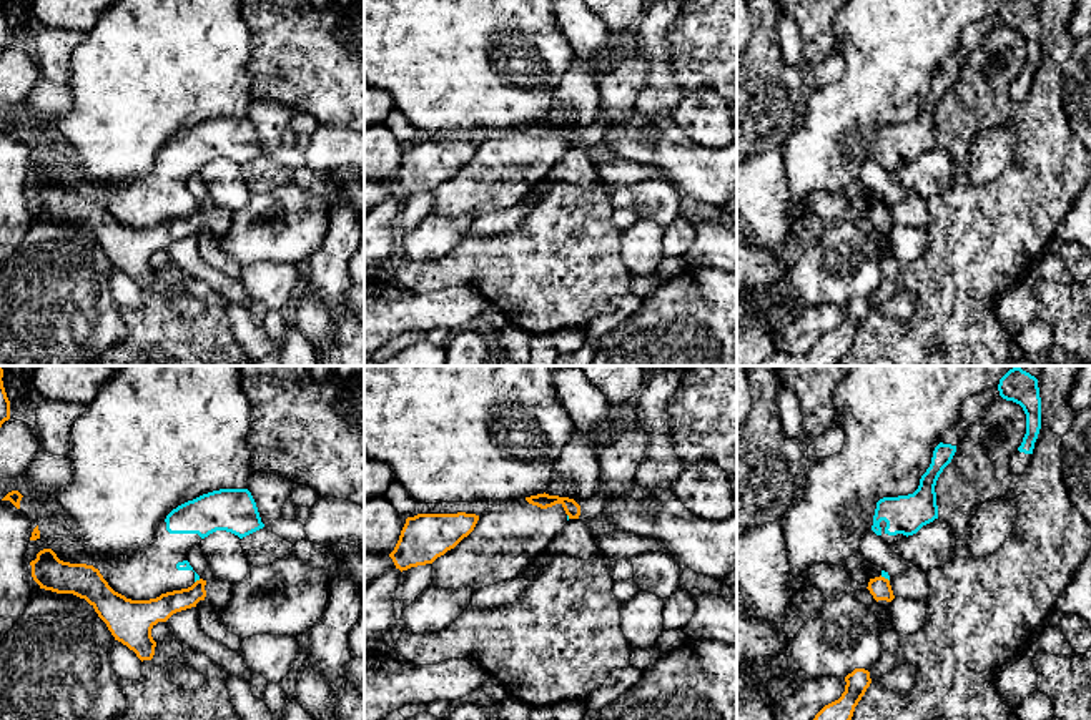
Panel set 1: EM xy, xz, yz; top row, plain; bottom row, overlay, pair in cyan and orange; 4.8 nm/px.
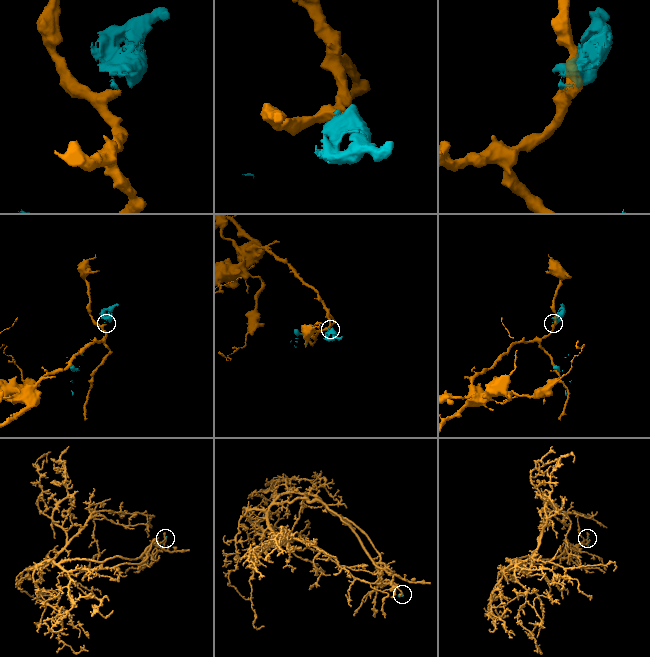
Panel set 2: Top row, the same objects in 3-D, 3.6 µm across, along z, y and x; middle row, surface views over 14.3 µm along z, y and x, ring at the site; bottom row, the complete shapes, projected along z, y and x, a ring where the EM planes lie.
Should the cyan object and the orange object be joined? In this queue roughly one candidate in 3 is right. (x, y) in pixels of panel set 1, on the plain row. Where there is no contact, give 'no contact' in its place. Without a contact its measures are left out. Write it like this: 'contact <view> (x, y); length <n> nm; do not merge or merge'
contact xy (197, 207); length 40 nm; do not merge

